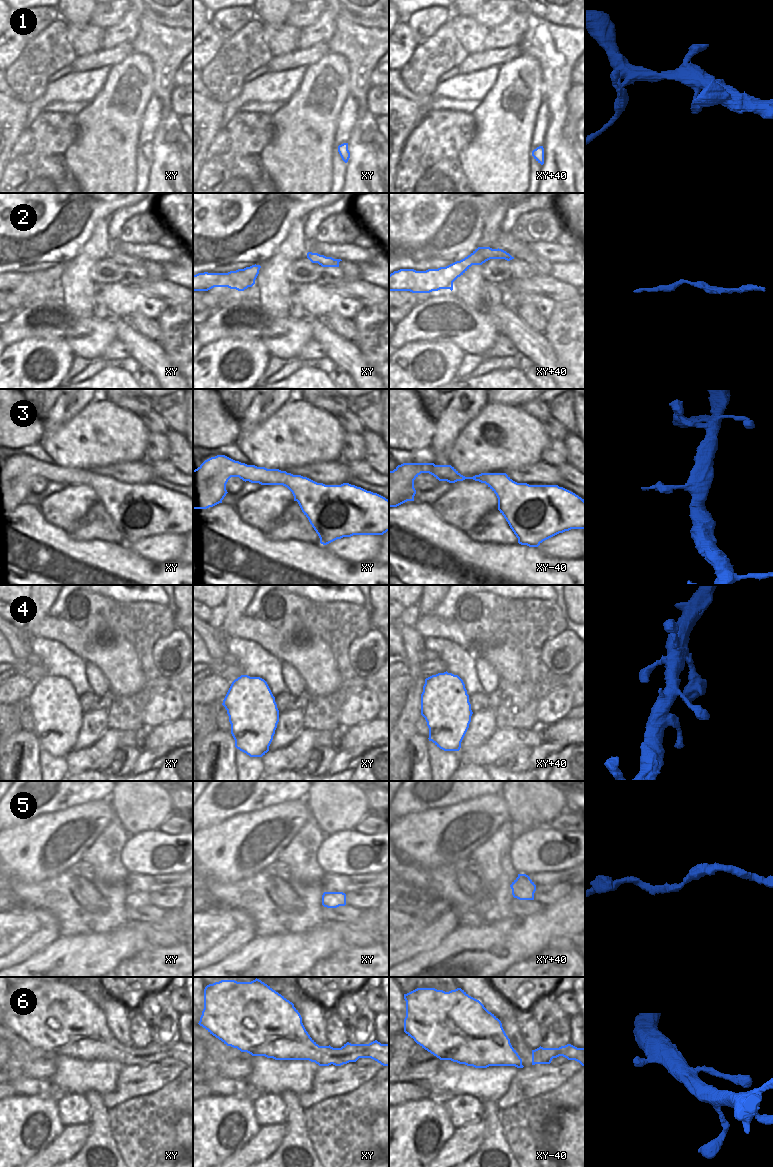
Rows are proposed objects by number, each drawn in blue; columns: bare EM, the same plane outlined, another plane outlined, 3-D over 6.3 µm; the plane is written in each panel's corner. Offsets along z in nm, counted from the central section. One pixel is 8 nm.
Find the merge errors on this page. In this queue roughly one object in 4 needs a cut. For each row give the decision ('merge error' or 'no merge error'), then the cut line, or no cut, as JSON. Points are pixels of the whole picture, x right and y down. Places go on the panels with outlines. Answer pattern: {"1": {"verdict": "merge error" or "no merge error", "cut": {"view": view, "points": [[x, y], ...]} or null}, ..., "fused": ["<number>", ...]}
{"1": {"verdict": "no merge error", "cut": null}, "2": {"verdict": "no merge error", "cut": null}, "3": {"verdict": "no merge error", "cut": null}, "4": {"verdict": "no merge error", "cut": null}, "5": {"verdict": "no merge error", "cut": null}, "6": {"verdict": "no merge error", "cut": null}, "fused": []}

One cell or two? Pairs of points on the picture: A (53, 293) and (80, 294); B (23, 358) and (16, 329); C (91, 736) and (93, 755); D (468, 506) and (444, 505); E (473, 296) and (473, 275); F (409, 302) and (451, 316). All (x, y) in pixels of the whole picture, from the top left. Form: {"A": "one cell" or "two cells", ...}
{"A": "two cells", "B": "two cells", "C": "two cells", "D": "one cell", "E": "one cell", "F": "two cells"}

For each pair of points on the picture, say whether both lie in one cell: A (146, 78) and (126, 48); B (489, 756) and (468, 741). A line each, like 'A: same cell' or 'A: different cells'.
A: different cells
B: different cells

